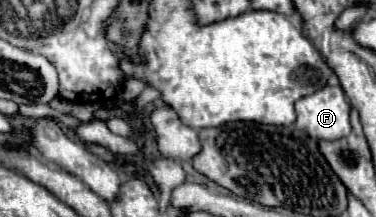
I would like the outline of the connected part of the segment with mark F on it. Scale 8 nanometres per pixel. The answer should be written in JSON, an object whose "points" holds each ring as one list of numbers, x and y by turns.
{"points":[[323,86,295,102,295,124,315,140,339,140,351,132,349,110,341,86]]}

